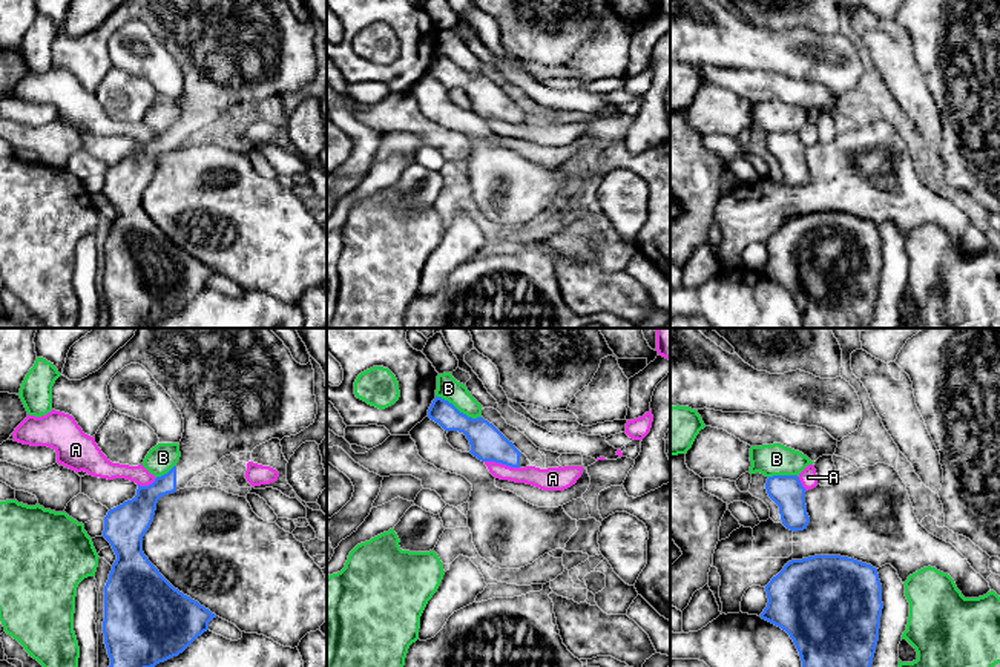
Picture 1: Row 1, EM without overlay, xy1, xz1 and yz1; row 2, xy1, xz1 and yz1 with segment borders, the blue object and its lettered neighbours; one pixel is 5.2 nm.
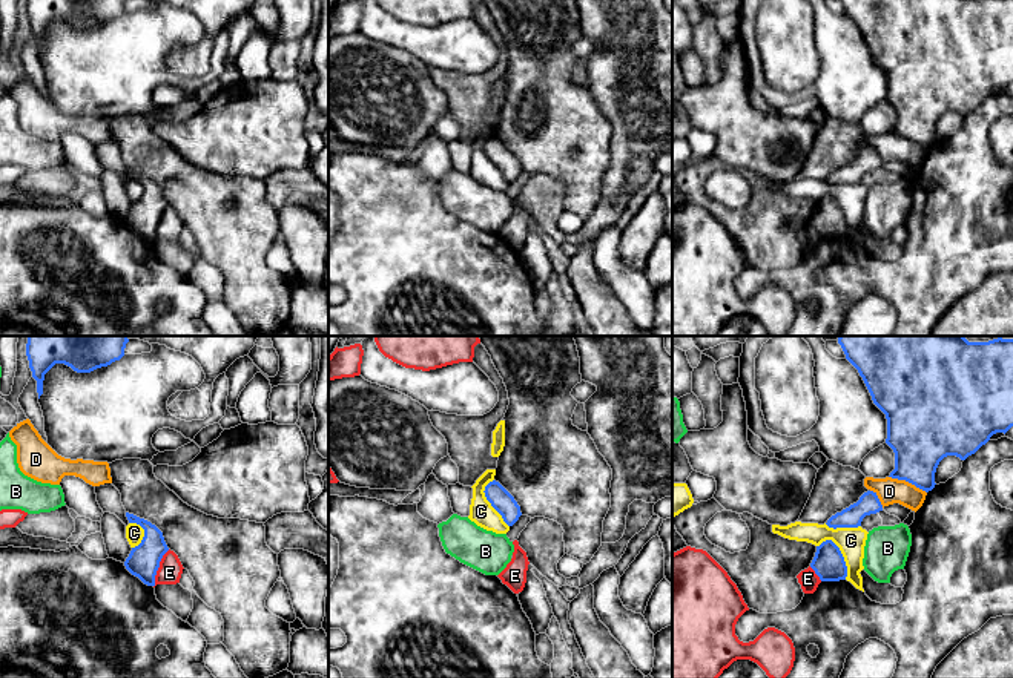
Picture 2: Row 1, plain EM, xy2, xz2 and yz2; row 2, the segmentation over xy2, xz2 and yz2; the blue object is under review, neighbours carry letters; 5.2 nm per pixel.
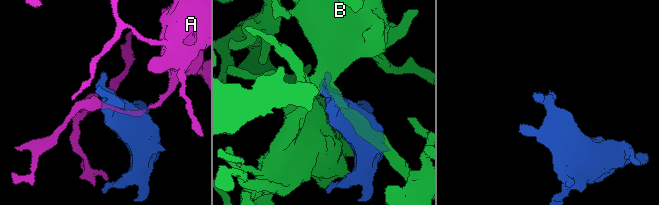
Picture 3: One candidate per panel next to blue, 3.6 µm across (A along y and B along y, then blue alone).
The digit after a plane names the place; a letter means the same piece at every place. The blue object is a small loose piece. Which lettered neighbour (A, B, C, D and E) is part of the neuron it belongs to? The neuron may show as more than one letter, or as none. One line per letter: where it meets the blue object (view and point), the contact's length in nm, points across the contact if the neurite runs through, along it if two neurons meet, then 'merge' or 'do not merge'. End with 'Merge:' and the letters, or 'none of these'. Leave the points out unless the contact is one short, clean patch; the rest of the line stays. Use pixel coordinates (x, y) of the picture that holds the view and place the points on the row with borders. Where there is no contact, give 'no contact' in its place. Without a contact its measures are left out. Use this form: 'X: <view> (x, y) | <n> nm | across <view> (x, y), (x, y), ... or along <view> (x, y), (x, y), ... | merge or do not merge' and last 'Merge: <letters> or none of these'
A: xz1 (502, 463) | 190 nm | along xz1 (485, 460), (519, 468) | do not merge
B: xz1 (457, 410) | 260 nm | do not merge
C: yz2 (841, 556) | 240 nm | along yz2 (823, 540), (831, 540), (838, 548), (846, 566), (846, 579) | do not merge
D: yz2 (907, 480) | 220 nm | do not merge
E: xy2 (158, 566) | 220 nm | do not merge
Merge: none of these

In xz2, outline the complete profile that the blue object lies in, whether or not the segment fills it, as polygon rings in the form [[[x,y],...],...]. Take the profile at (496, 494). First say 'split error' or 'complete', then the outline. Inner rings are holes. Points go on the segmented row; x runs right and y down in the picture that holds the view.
complete; [[[490,482],[483,492],[487,500],[502,515],[508,526],[513,526],[519,520],[522,515],[520,506],[499,482]]]

